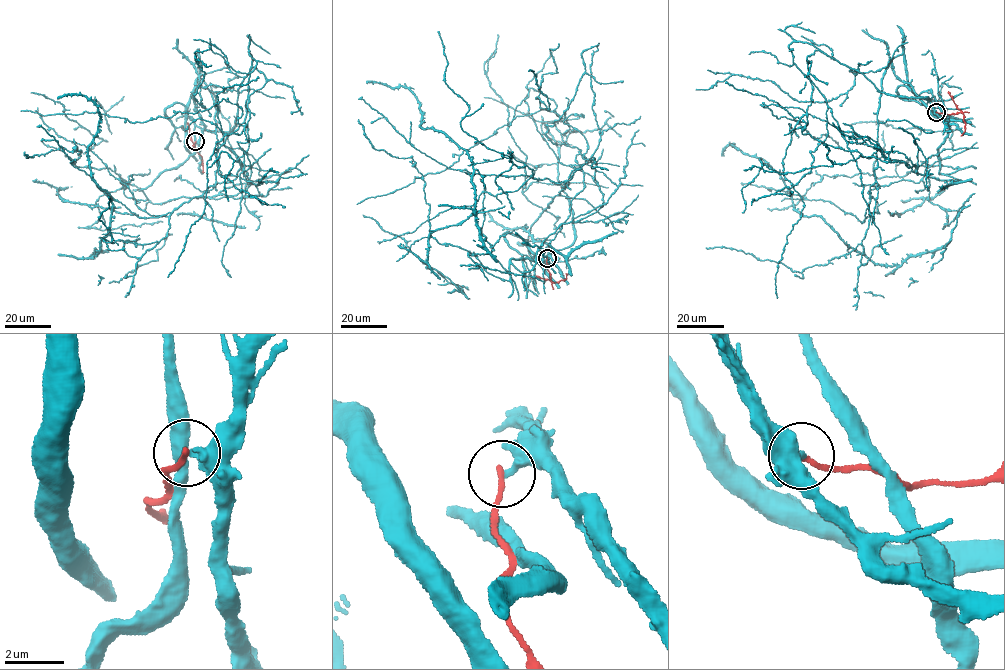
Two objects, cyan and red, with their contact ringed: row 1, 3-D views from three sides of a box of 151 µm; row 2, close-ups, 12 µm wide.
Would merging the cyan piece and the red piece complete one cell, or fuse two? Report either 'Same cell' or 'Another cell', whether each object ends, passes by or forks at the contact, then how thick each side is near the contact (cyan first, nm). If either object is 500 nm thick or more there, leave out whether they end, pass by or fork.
Another cell. At the ring cyan passes by. At the ring red ends. Thickness 280 nm (cyan) against 180 nm

